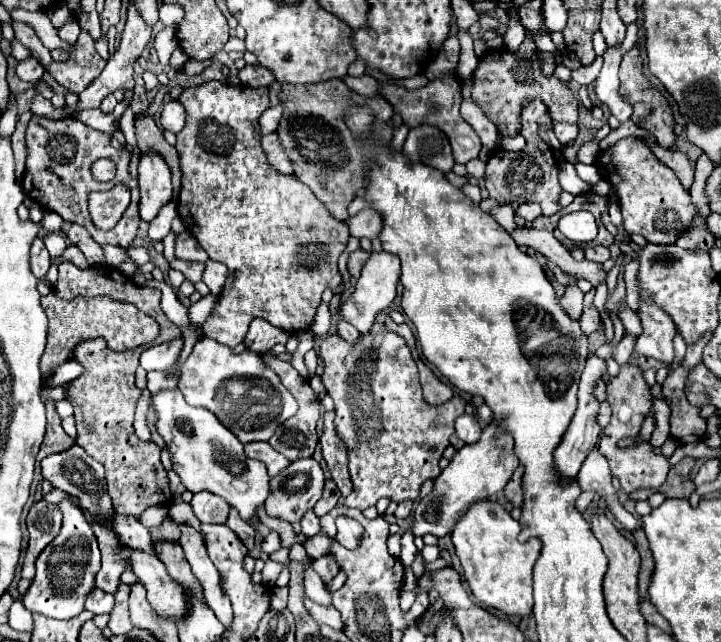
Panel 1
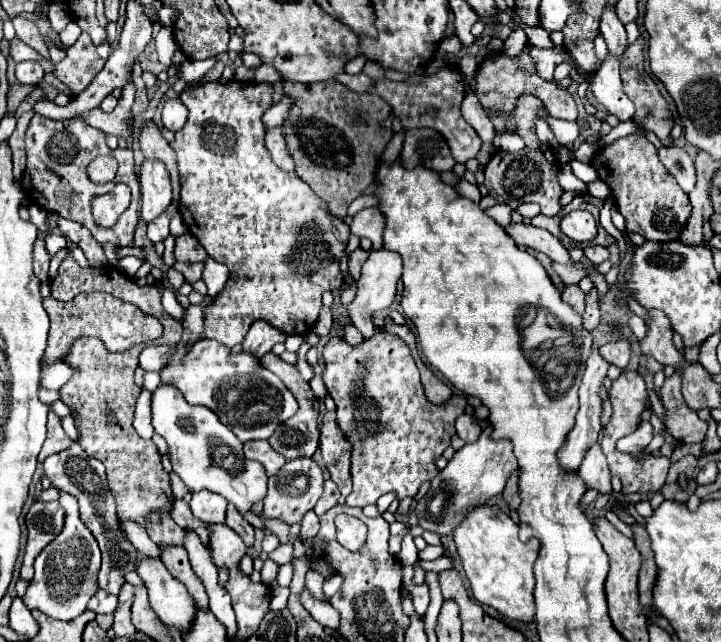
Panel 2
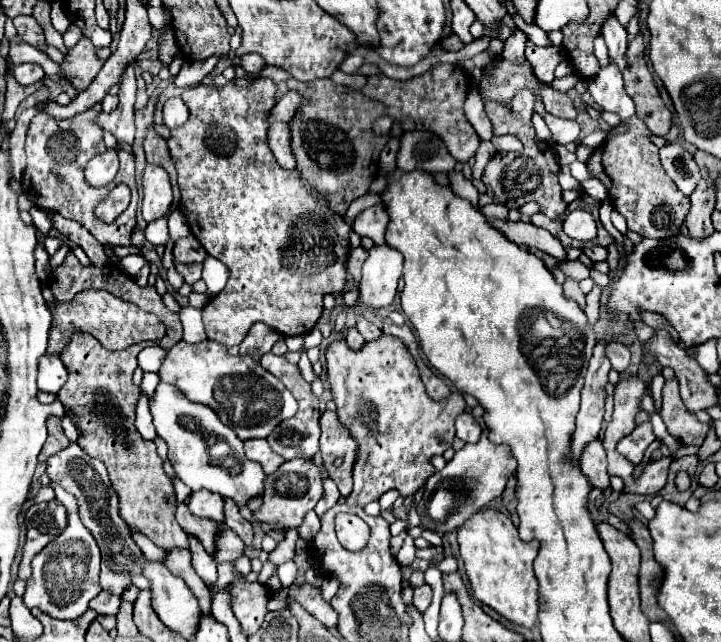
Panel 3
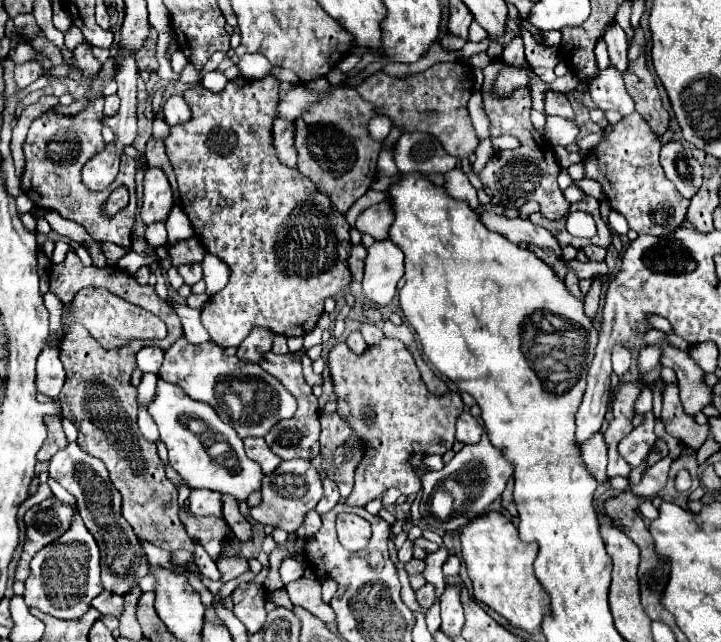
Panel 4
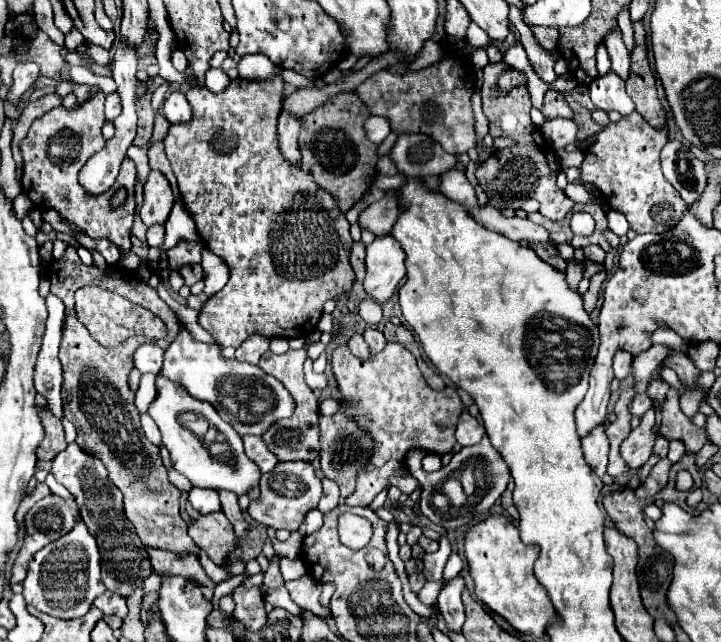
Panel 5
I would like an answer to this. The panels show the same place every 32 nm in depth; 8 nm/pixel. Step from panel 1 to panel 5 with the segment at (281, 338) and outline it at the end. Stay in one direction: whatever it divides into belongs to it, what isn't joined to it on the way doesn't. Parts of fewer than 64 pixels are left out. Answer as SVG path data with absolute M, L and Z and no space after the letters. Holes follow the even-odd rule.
M256 332L256 334L252 334L250 338L246 338L246 340L240 344L240 348L236 348L236 356L234 356L234 358L240 360L240 362L258 364L260 356L262 356L264 352L268 352L270 340L272 340L272 338L268 338L266 334Z

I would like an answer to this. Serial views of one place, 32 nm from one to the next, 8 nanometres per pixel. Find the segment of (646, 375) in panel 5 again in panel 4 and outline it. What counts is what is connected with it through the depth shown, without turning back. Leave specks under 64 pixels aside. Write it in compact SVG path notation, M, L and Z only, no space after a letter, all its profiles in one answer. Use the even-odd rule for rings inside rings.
M654 346L642 348L640 350L640 358L638 358L638 372L646 374L650 372L654 366L658 366L658 358L660 358L660 350Z

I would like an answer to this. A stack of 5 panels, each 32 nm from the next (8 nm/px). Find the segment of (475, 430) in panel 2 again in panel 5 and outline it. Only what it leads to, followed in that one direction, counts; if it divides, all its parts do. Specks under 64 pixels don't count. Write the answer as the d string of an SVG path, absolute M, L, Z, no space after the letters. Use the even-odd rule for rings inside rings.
M462 412L460 420L458 420L458 428L456 428L456 440L458 440L458 444L472 446L472 444L482 440L484 432L486 432L484 426L476 418L472 418L468 412Z

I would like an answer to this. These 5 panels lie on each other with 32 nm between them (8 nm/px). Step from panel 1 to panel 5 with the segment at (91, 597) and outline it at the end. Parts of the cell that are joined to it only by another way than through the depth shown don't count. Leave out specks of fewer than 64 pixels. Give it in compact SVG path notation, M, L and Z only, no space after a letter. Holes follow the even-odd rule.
M108 590L94 600L94 606L100 608L104 614L112 614L112 616L120 616L120 618L124 616L124 612L128 612L124 598L116 596L114 592L108 592Z

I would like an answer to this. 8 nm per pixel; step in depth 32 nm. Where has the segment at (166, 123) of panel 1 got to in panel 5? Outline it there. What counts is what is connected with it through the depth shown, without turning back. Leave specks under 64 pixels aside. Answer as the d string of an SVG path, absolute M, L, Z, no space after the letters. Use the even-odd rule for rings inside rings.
M172 92L164 102L164 116L170 124L188 122L192 118L192 110L182 92Z

